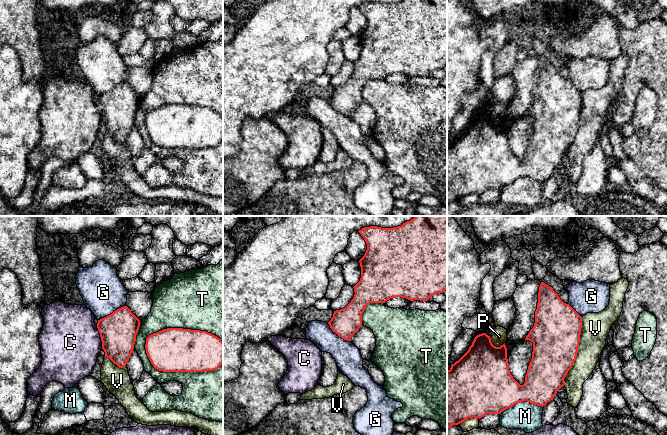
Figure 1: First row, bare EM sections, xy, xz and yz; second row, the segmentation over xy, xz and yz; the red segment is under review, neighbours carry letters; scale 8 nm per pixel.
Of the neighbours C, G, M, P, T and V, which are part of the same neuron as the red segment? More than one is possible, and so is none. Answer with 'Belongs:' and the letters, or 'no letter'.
Belongs: no letter

